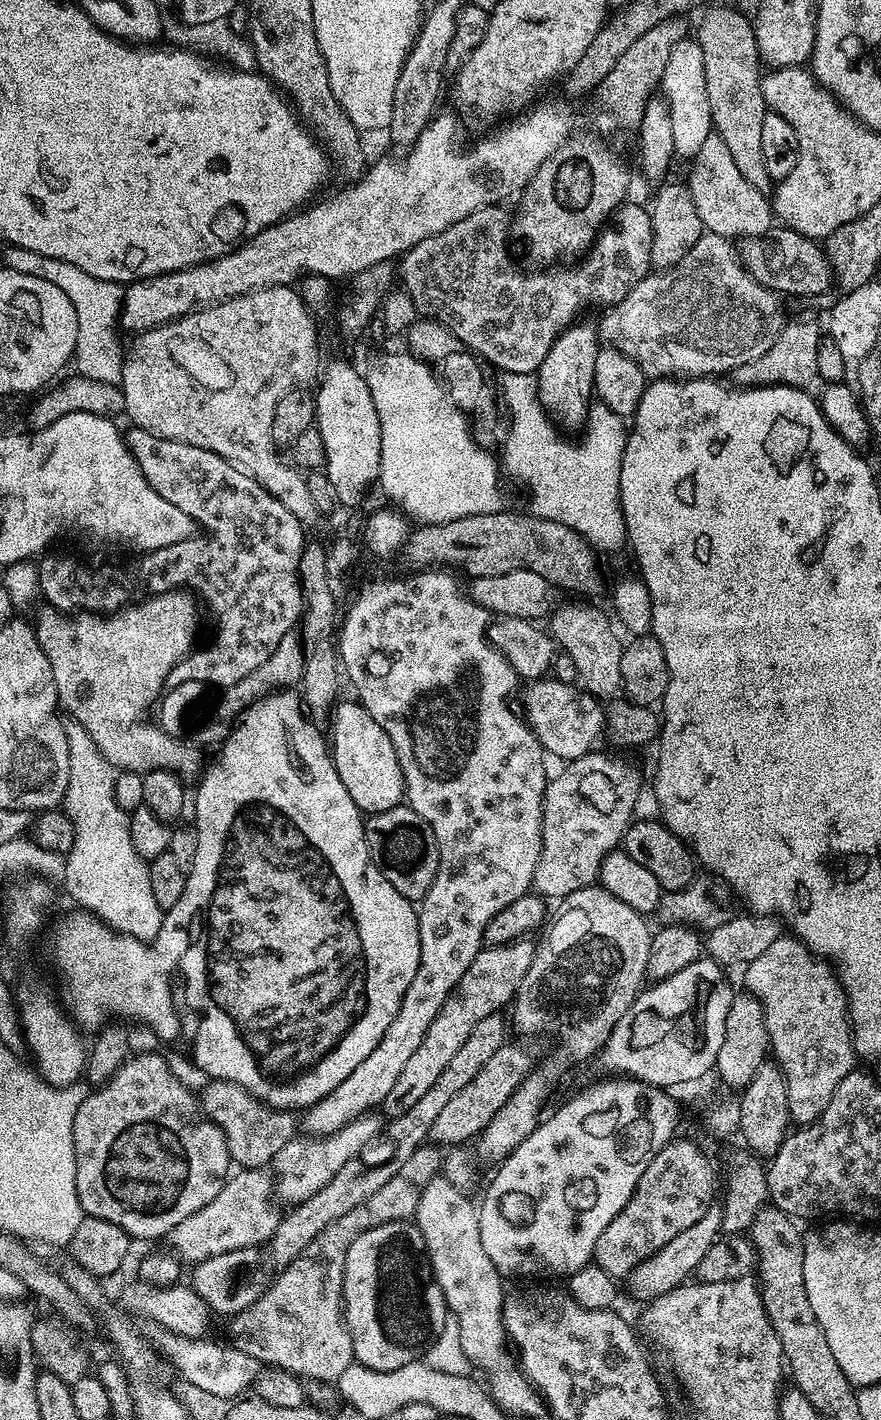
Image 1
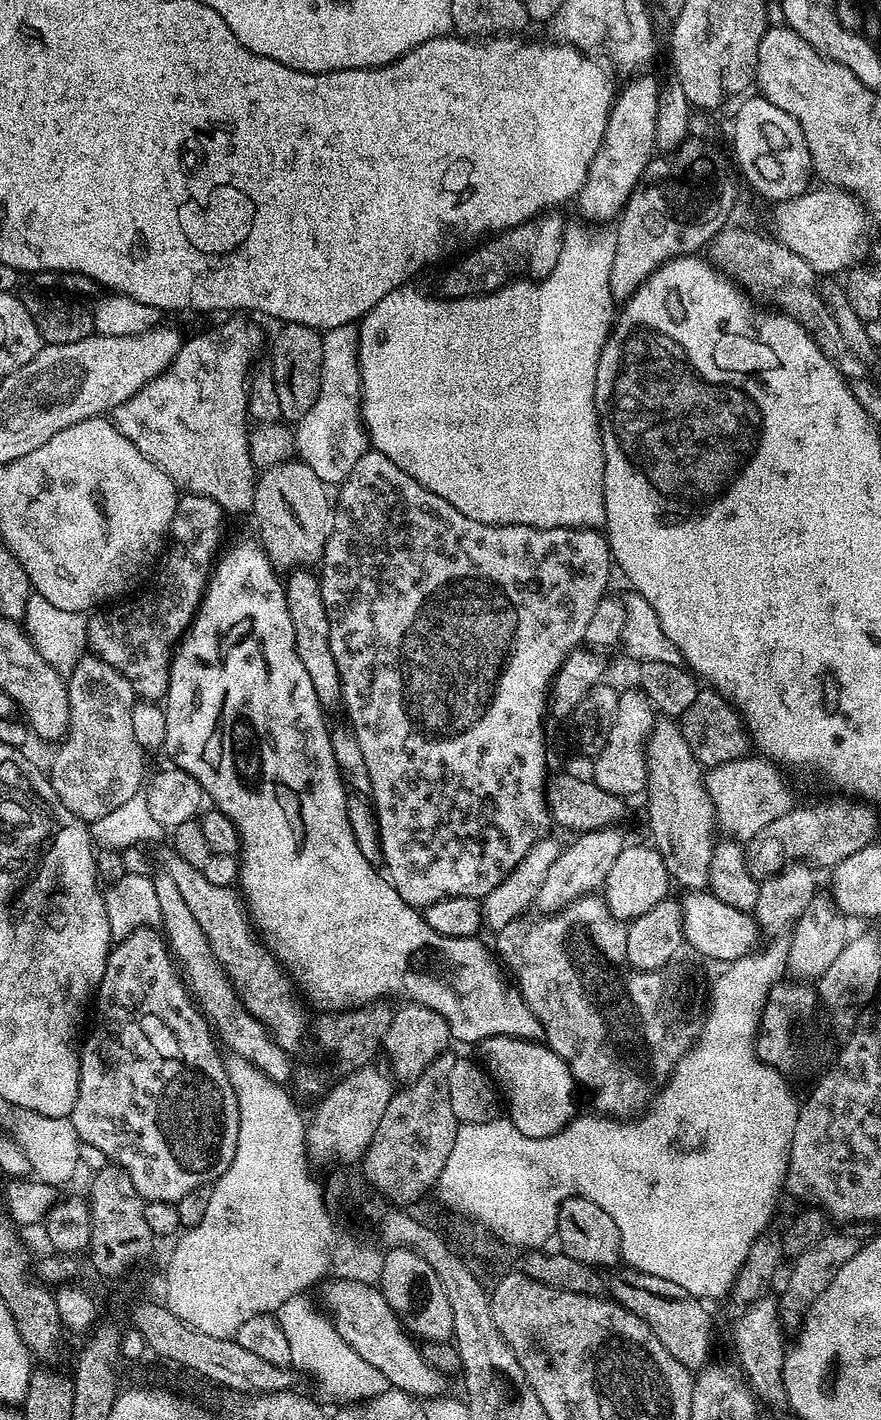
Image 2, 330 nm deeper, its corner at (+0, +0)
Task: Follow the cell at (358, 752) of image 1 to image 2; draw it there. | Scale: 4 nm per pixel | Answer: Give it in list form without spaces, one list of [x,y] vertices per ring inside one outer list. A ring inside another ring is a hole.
[[[307,567],[294,568],[287,573],[283,581],[284,597],[288,603],[290,622],[294,626],[294,646],[298,650],[298,658],[302,666],[306,666],[306,675],[314,682],[314,694],[318,694],[321,705],[325,709],[341,703],[340,675],[334,662],[334,654],[330,654],[330,622],[326,614],[326,606],[322,602],[321,581],[315,571]],[[313,572],[313,573],[312,573]],[[288,576],[288,580],[287,580]]]

